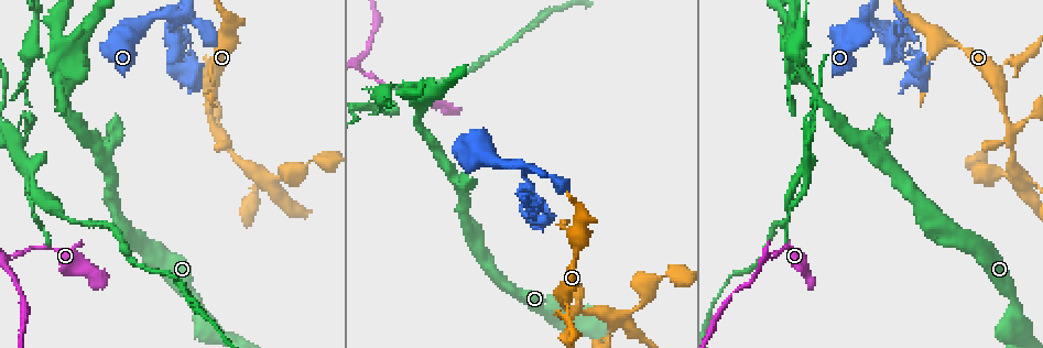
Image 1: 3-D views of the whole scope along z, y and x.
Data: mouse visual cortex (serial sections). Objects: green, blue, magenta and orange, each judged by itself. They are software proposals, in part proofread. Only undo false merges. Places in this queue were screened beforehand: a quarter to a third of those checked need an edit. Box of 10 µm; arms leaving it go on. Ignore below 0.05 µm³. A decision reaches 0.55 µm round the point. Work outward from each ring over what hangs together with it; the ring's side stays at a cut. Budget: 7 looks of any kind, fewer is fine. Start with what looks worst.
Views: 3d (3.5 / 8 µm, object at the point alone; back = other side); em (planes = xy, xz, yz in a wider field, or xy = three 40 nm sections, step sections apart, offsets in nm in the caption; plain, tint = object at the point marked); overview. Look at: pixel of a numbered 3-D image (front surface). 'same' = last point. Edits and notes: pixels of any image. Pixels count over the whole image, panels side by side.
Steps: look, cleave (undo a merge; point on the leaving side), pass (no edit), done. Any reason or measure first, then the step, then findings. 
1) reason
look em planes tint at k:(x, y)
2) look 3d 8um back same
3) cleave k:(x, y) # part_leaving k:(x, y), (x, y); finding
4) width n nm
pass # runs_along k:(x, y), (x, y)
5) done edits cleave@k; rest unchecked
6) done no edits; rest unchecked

calibre changes
look em xy step 1 tint at 1:(1010, 128)

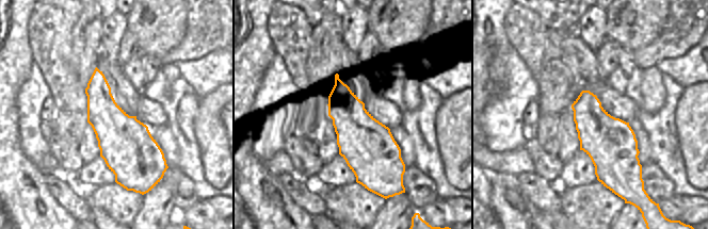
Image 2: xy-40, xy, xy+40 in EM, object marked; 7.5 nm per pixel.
look 3d 3.5um same

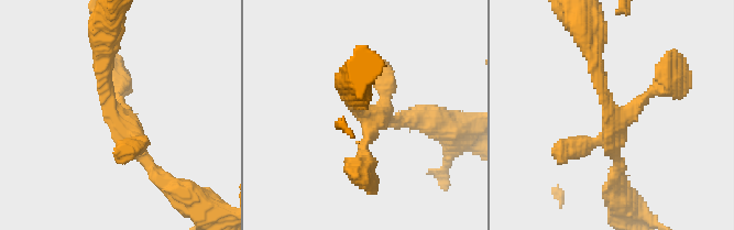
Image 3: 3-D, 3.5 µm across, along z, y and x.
pass # runs_along 3:(106, 54), (112, 112), (163, 179); one cell here

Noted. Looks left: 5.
look em xy step 3 tint at 1:(886, 38)

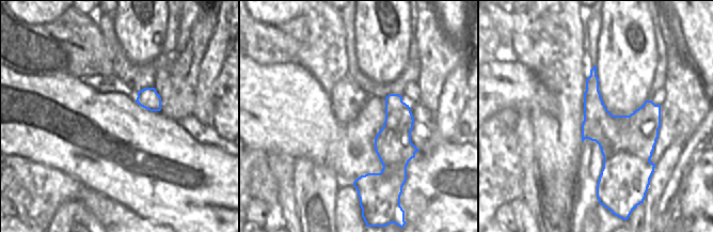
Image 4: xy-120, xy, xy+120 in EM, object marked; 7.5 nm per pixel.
look 3d 3.5um back same

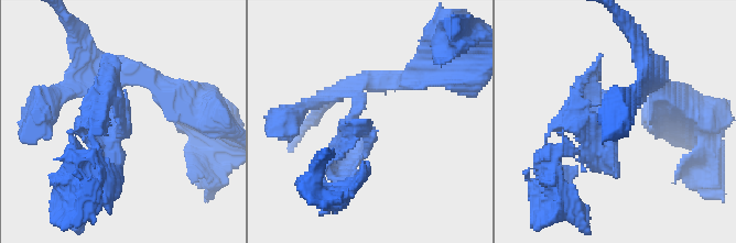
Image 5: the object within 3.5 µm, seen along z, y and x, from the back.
cleave 5:(109, 121) # part_leaving 5:(112, 87), (99, 144), (86, 151); two cells meet here

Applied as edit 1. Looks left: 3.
small branch off a trunk
look 3d 8um back at 1:(267, 178)

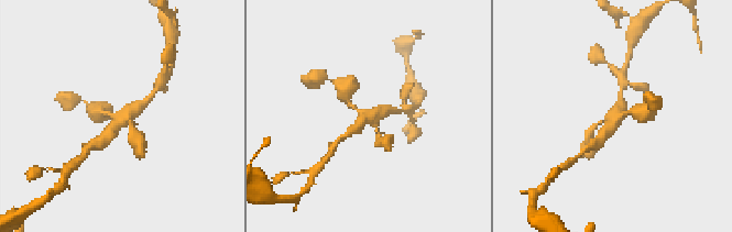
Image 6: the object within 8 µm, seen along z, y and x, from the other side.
look 3d 3.5um same

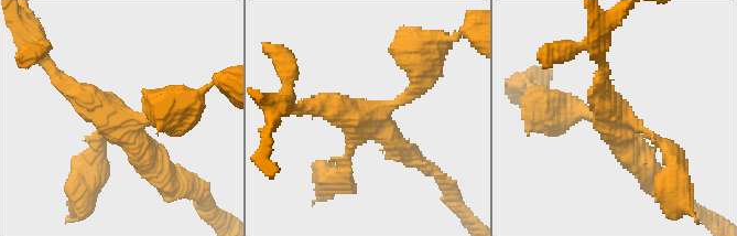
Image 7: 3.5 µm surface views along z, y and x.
arm_widths 150, 200, 250, 350 nm
pass # runs_along 7:(58, 77), (120, 121), (171, 111); one cell here

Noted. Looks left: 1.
done edits cleave@5; rest unchecked

